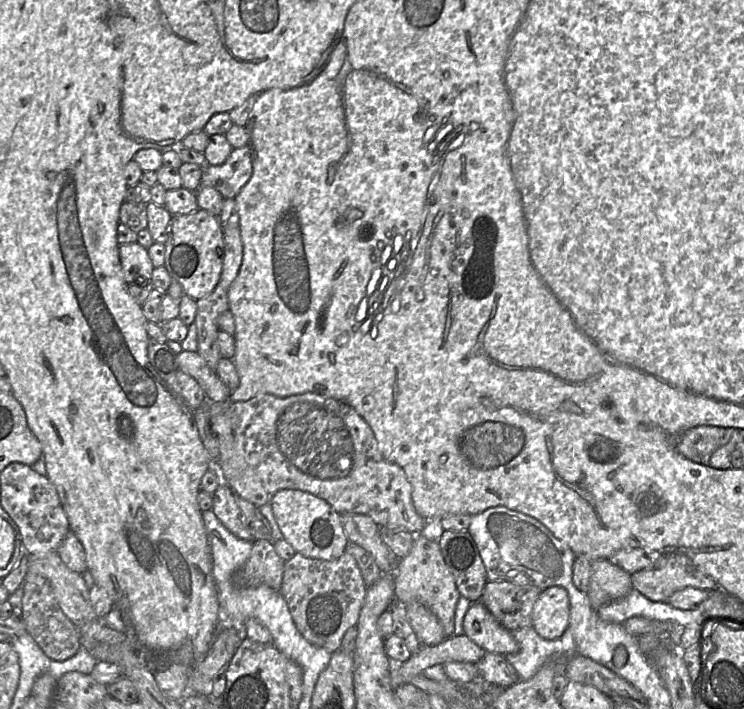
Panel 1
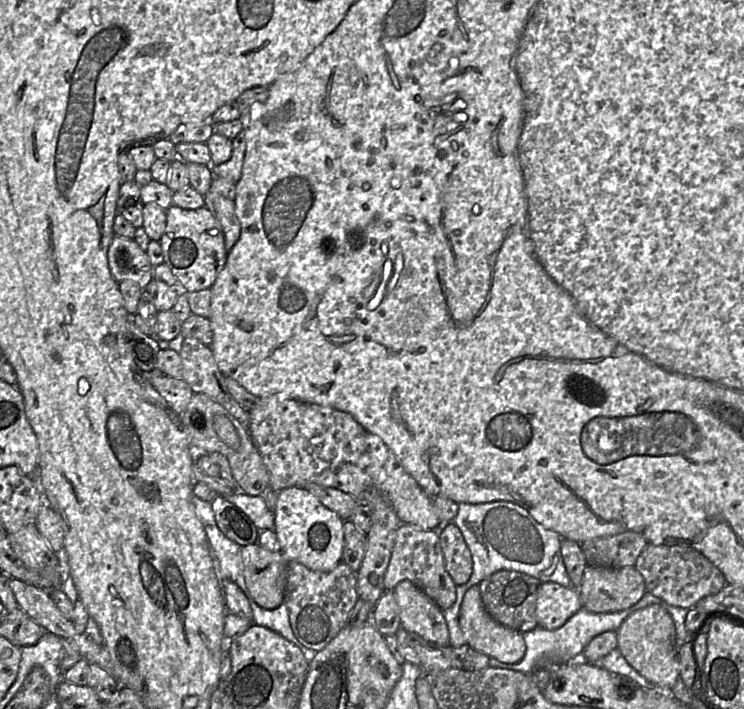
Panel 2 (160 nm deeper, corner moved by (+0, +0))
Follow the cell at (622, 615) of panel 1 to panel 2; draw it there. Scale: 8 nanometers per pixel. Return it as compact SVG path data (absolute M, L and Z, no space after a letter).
M645 592L635 604L618 612L592 613L581 607L563 626L556 630L550 631L536 626L534 629L522 633L526 644L526 652L524 657L517 663L507 664L495 658L490 658L489 665L491 667L518 671L527 675L535 669L549 670L561 664L581 660L583 650L594 637L607 631L616 631L631 613L652 604L660 605L664 608L667 605L662 599Z

